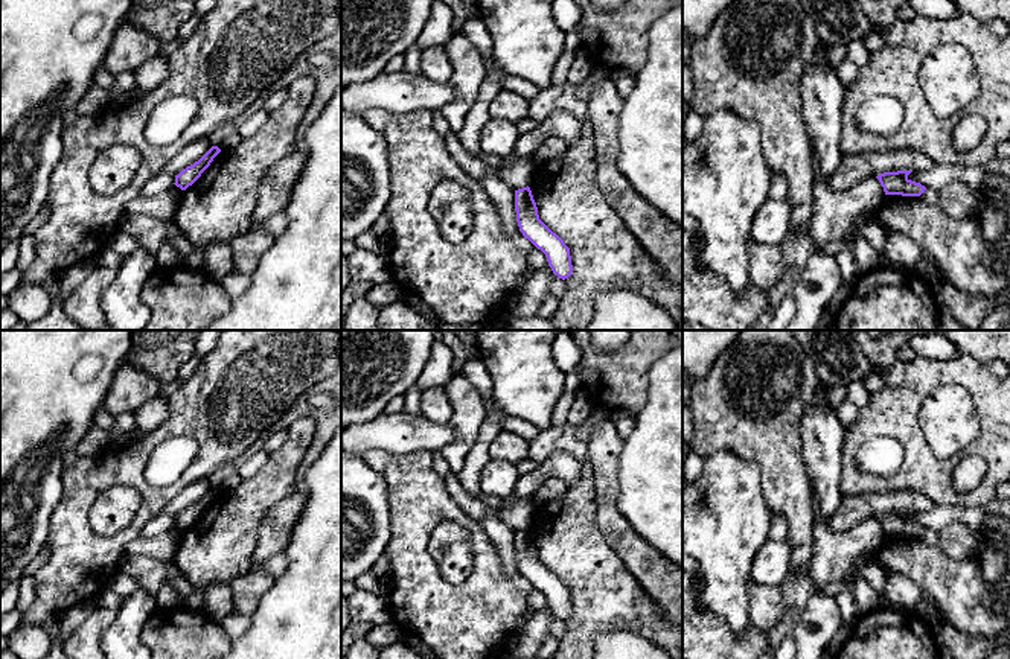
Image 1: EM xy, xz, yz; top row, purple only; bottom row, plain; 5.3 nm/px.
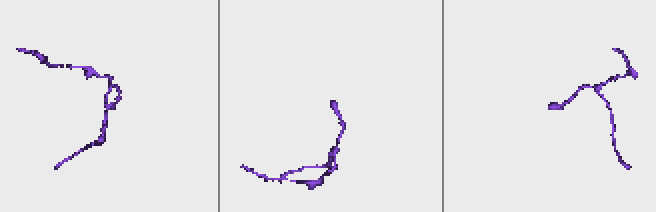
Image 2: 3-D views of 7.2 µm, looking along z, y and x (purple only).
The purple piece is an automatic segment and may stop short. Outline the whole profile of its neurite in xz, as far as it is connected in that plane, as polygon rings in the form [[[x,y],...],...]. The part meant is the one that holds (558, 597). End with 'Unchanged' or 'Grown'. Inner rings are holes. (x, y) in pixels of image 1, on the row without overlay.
[[[529,527],[515,531],[515,551],[523,577],[545,595],[555,616],[562,621],[568,619],[573,613],[570,589],[539,560]]]. Unchanged

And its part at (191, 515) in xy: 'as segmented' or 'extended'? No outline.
as segmented

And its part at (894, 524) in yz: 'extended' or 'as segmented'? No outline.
as segmented

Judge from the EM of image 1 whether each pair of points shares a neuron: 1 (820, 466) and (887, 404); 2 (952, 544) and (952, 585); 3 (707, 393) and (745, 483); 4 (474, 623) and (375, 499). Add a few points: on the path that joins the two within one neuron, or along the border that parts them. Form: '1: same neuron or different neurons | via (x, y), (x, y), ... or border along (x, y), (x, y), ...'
1: different neurons | border along (846, 431), (841, 480)
2: different neurons | border along (937, 544), (952, 559), (975, 559), (978, 562)
3: different neurons | border along (704, 457), (731, 451), (753, 460), (762, 475)
4: different neurons | border along (386, 481), (389, 493), (389, 542), (383, 551)

